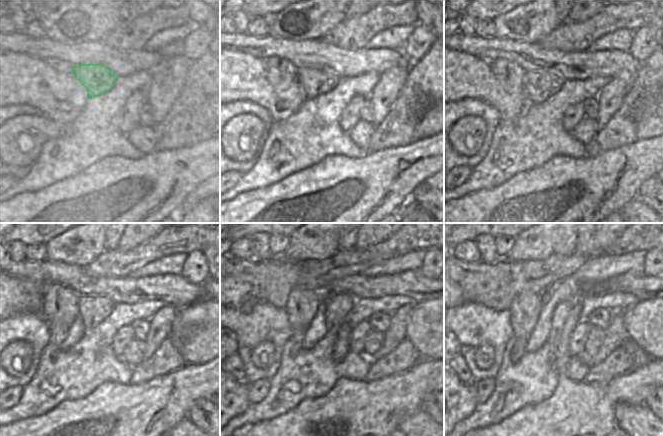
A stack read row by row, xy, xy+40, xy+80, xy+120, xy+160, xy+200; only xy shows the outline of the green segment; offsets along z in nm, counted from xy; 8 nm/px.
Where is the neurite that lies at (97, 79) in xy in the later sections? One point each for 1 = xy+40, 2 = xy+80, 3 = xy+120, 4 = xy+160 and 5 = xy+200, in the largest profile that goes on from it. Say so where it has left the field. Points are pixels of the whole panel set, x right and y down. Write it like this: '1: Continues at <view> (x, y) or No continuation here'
1: Continues at xy+40 (314, 82)
2: Continues at xy+80 (539, 86)
3: Continues at xy+120 (92, 310)
4: Continues at xy+160 (337, 306)
5: Continues at xy+200 (559, 349).

